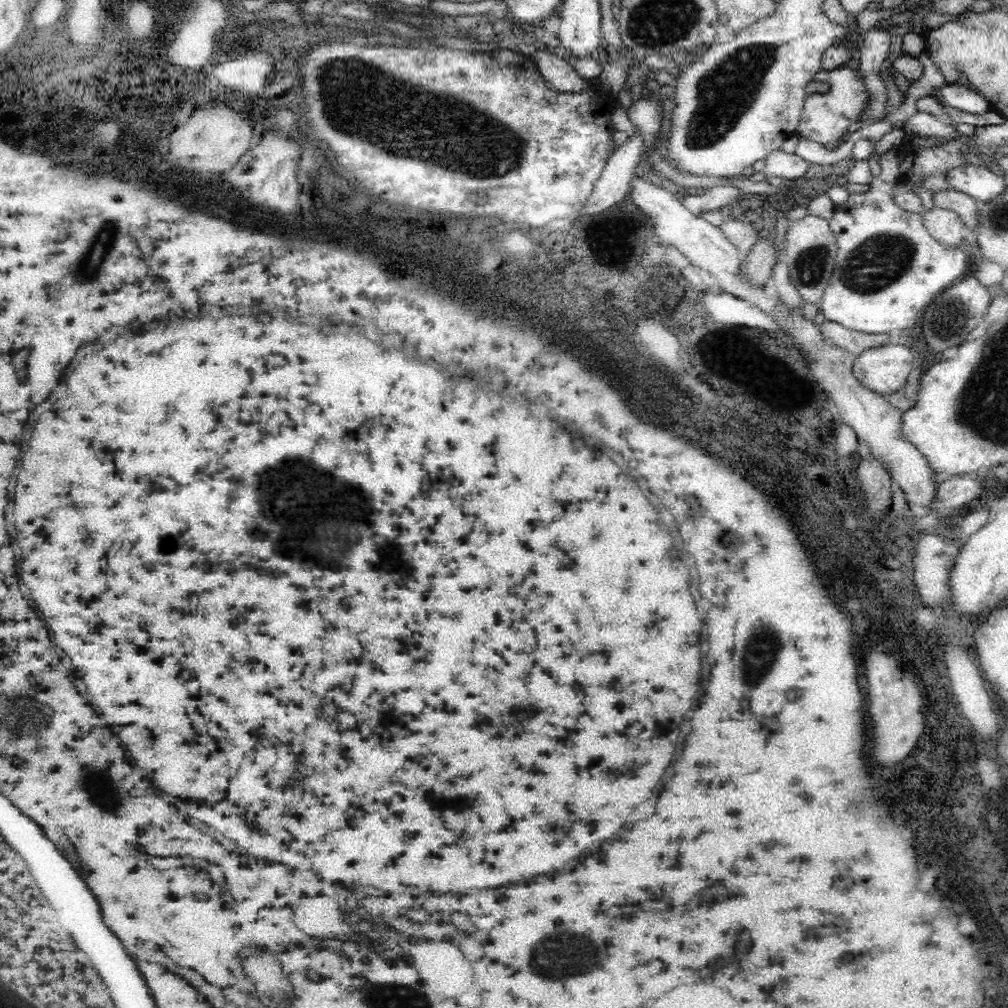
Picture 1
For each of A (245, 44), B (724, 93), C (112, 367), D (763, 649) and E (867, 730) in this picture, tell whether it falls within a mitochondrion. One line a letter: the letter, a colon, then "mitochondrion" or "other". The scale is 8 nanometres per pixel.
A: other
B: mitochondrion
C: other
D: mitochondrion
E: other

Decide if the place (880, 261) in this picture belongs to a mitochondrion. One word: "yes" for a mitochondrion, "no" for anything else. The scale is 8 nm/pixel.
yes

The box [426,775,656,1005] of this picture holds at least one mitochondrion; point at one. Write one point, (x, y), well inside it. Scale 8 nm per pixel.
(572, 956)

